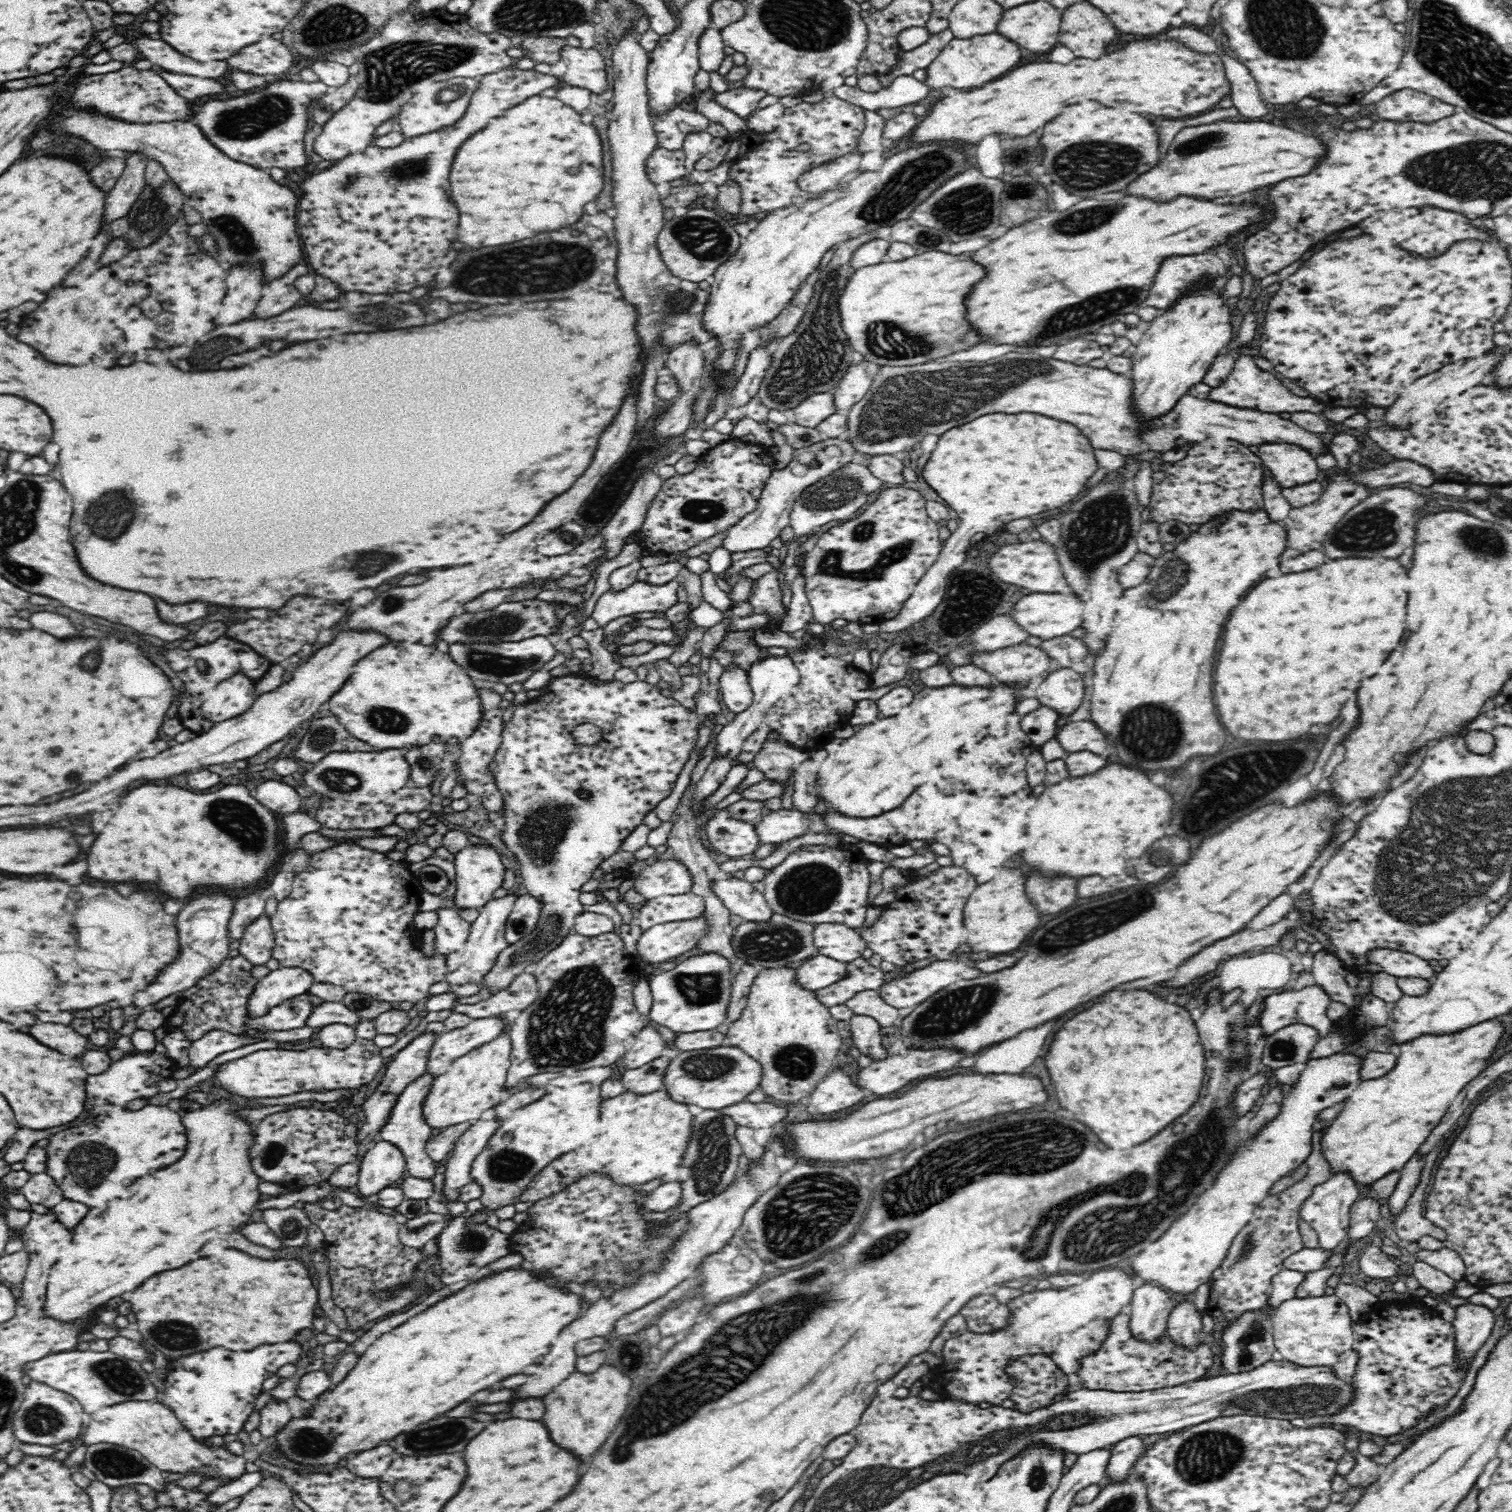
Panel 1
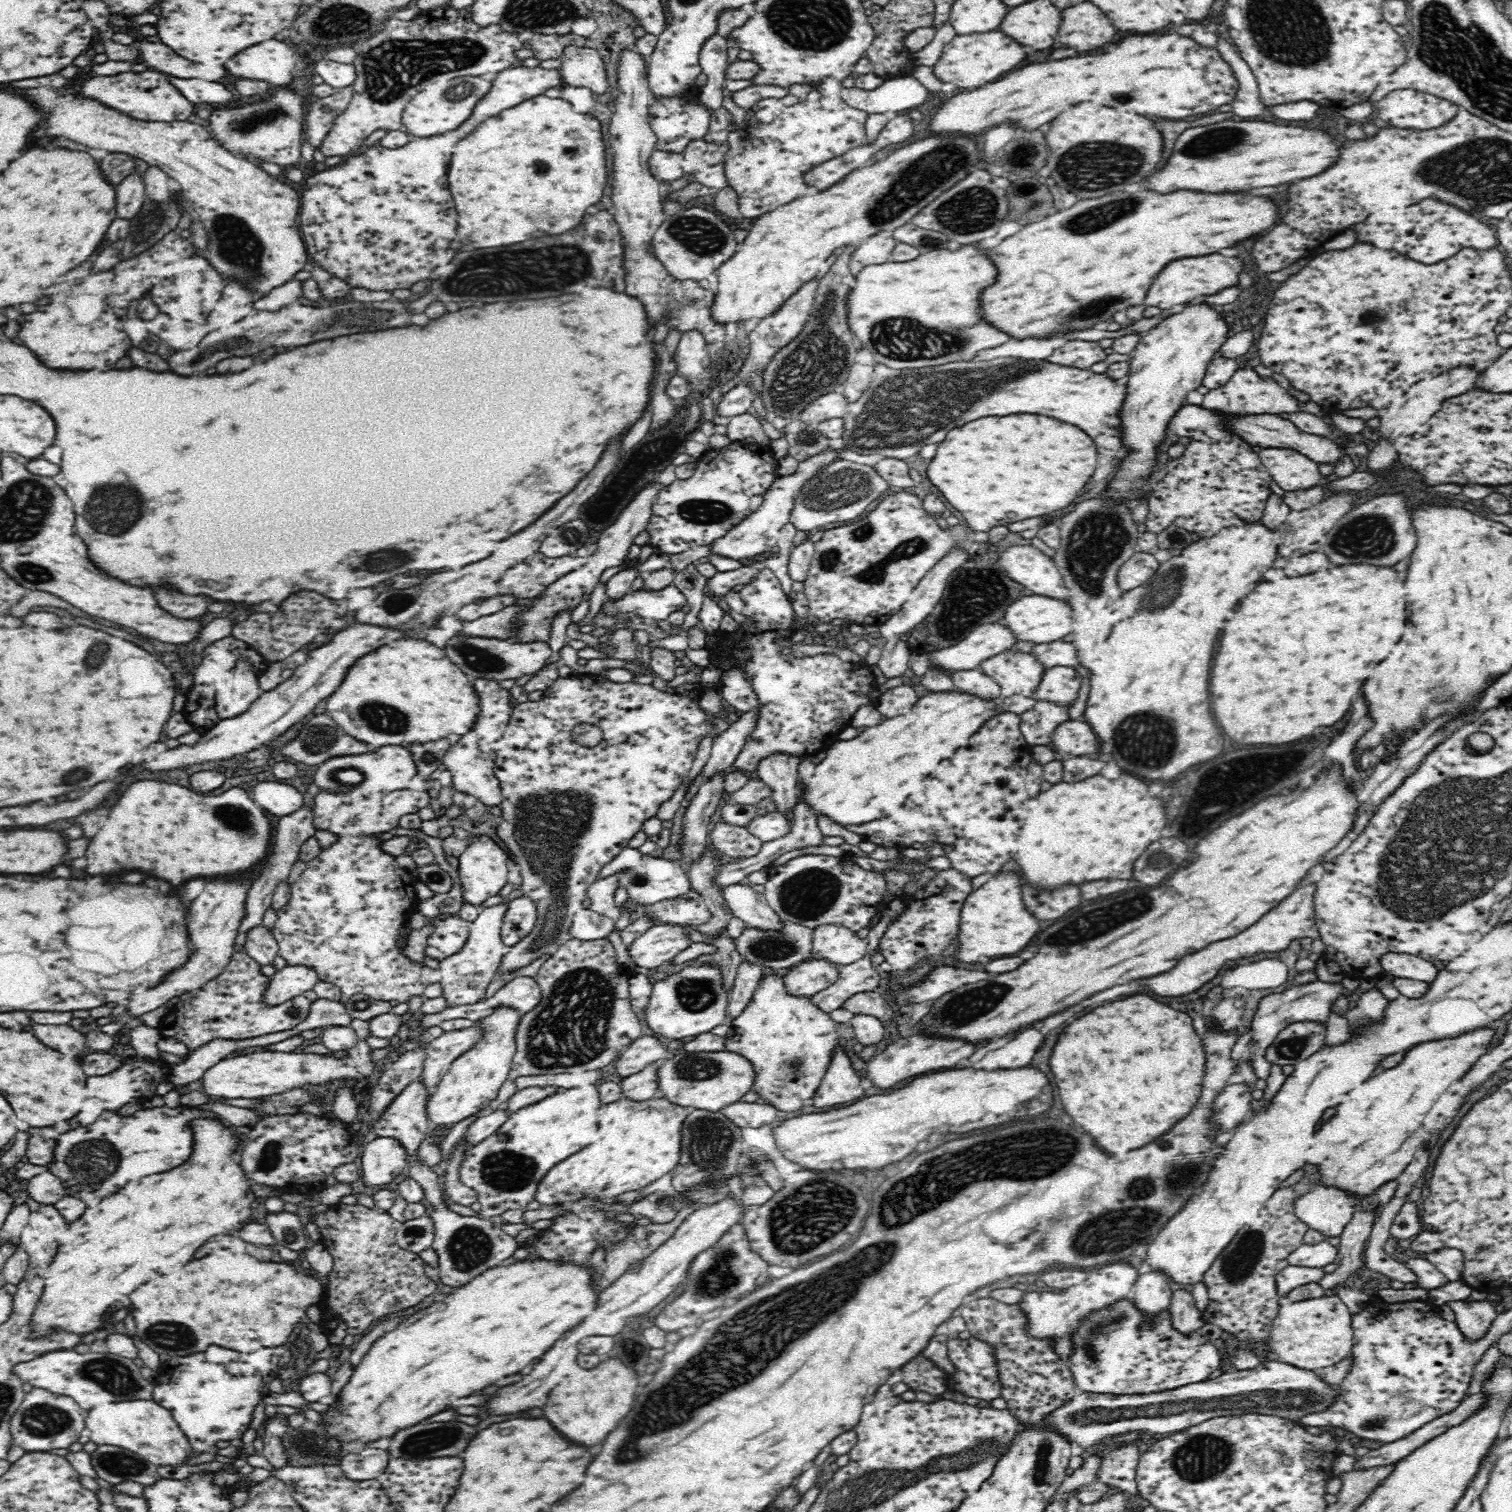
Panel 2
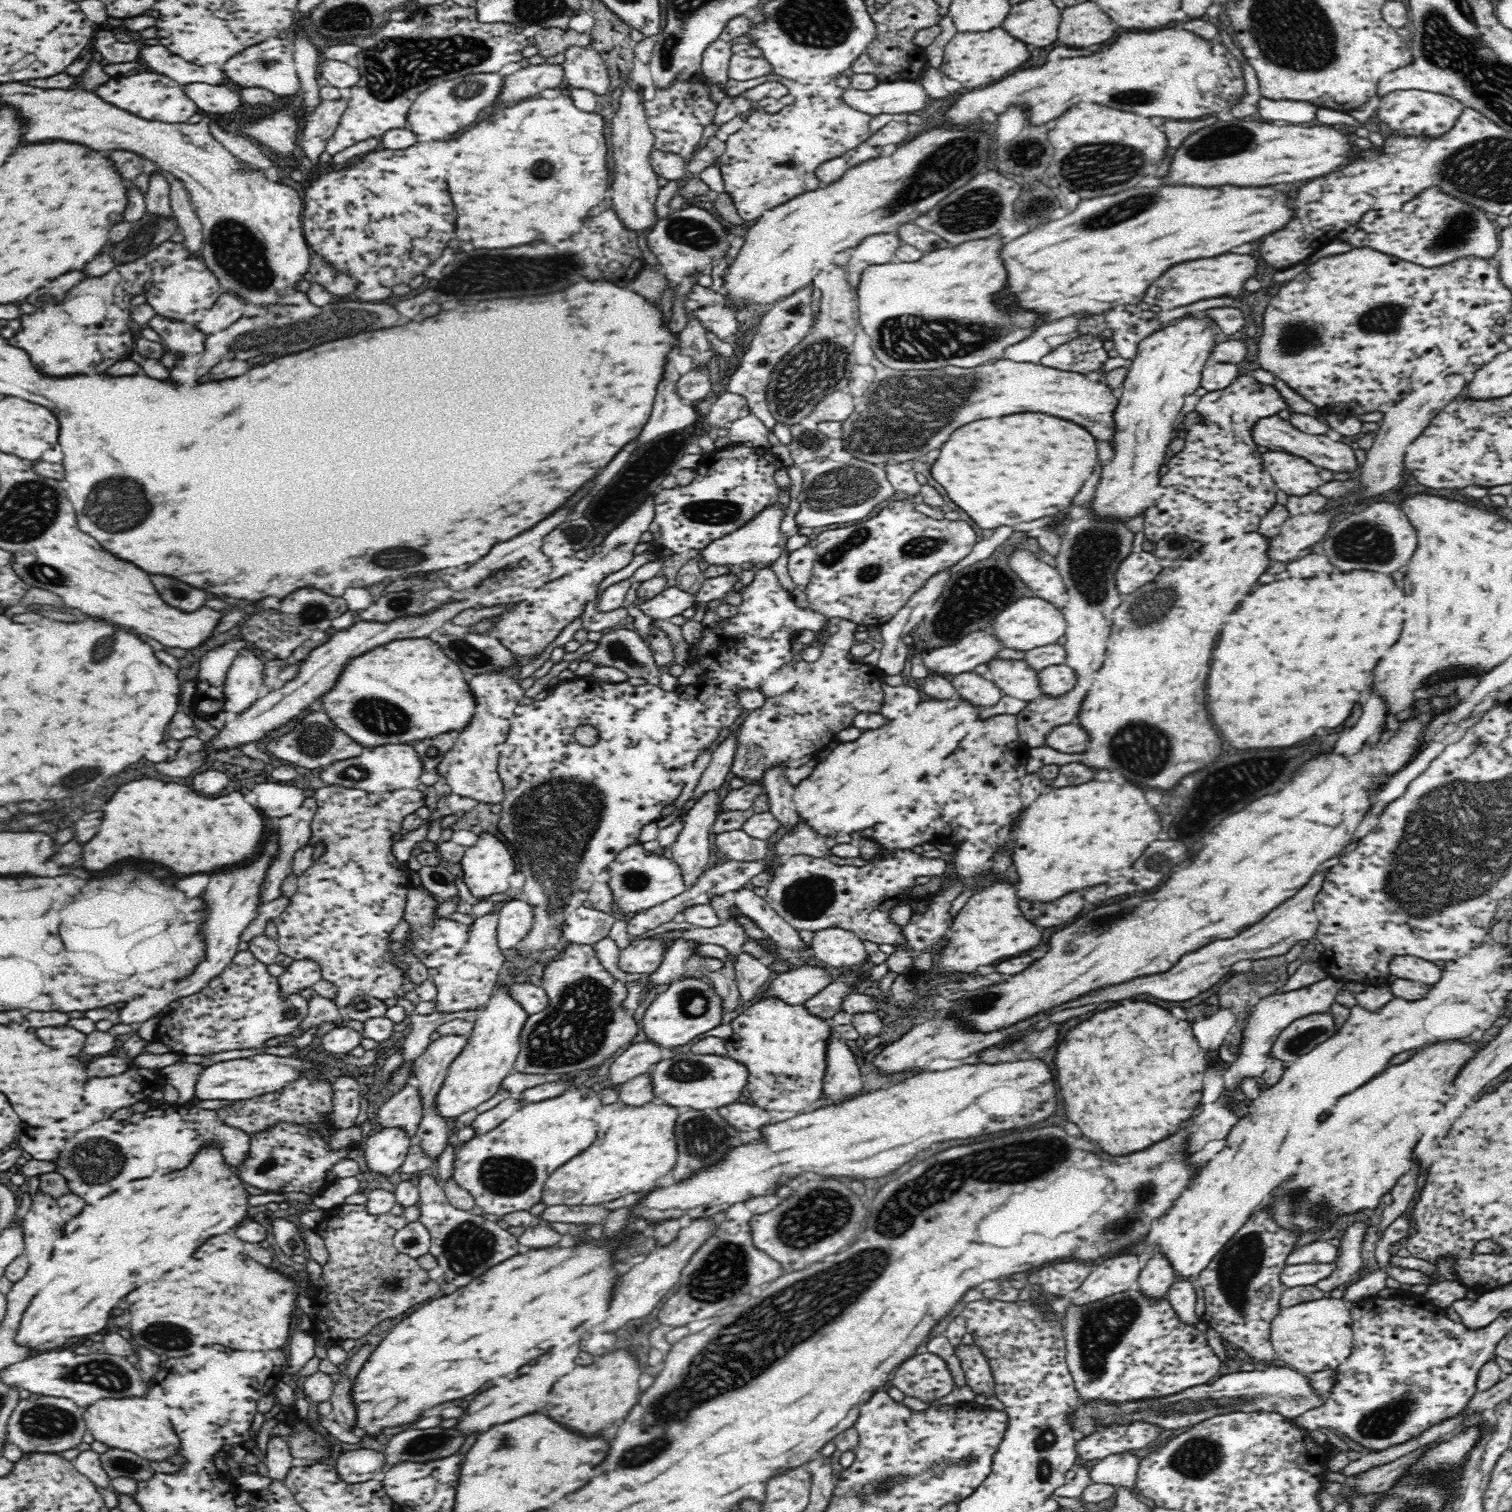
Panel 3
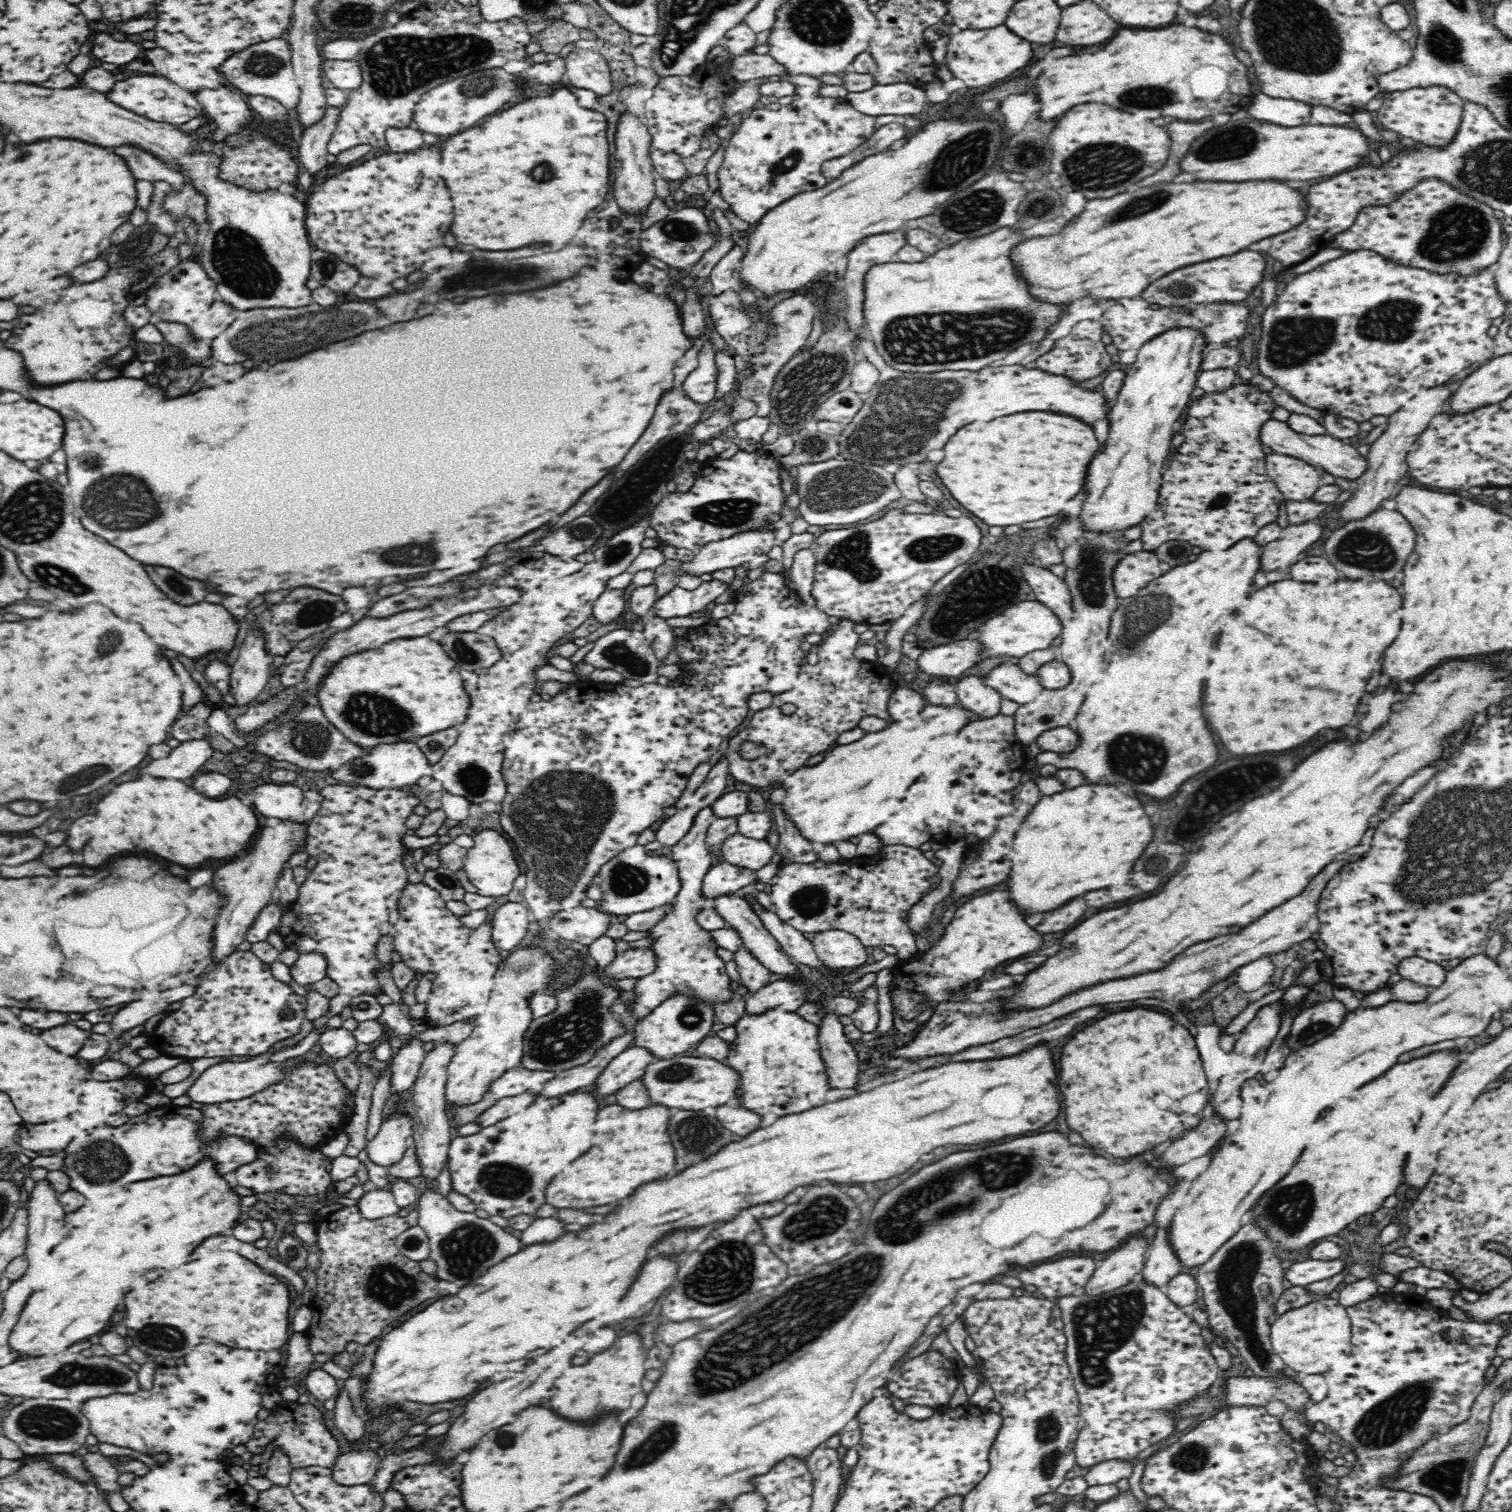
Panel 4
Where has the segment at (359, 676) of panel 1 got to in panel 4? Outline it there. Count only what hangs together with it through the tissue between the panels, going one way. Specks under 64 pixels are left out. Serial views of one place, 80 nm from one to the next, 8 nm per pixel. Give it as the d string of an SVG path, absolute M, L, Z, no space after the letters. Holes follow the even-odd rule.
M422 636L408 640L400 638L396 642L384 644L380 650L368 650L364 654L344 658L342 664L330 670L316 696L325 717L348 738L348 741L352 740L352 743L366 750L378 744L410 740L414 742L416 738L462 724L471 705L464 688L456 662L448 658L448 654L438 642L428 636Z

